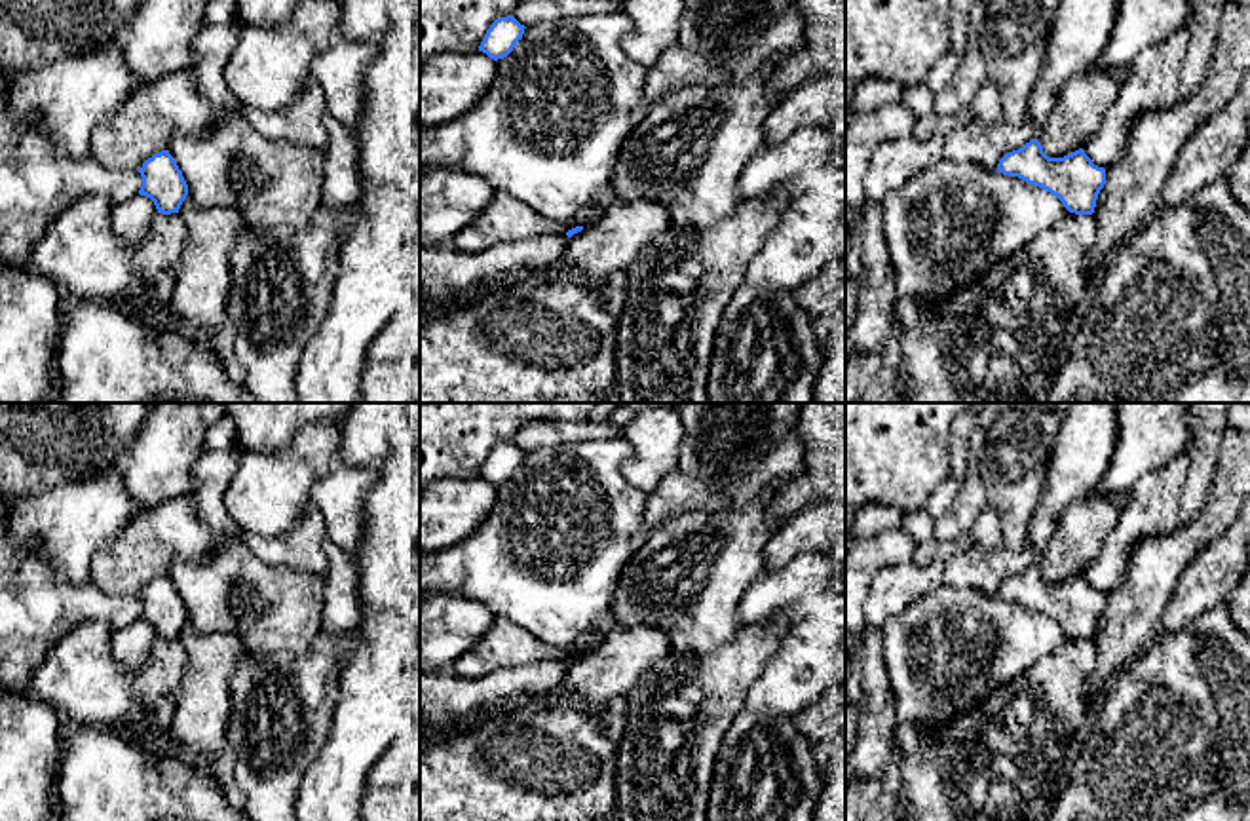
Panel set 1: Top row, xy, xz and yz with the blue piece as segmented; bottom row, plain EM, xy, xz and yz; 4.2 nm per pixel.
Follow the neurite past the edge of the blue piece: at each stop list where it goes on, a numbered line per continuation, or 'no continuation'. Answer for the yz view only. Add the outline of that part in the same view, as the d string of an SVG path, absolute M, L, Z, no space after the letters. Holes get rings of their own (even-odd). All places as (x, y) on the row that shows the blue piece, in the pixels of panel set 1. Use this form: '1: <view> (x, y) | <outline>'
1: yz (1218, 57) | M1187 0L1187 6L1189 48L1180 70L1180 101L1172 108L1138 116L1128 127L1125 156L1106 167L1106 184L1092 213L1096 236L1087 257L1089 274L1159 209L1161 190L1189 137L1227 105L1250 74L1250 6L1229 0Z

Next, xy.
1: xy (202, 272) | M186 196L179 209L186 226L175 262L175 287L167 308L190 331L217 331L226 321L230 253L245 230L234 207L199 207Z

